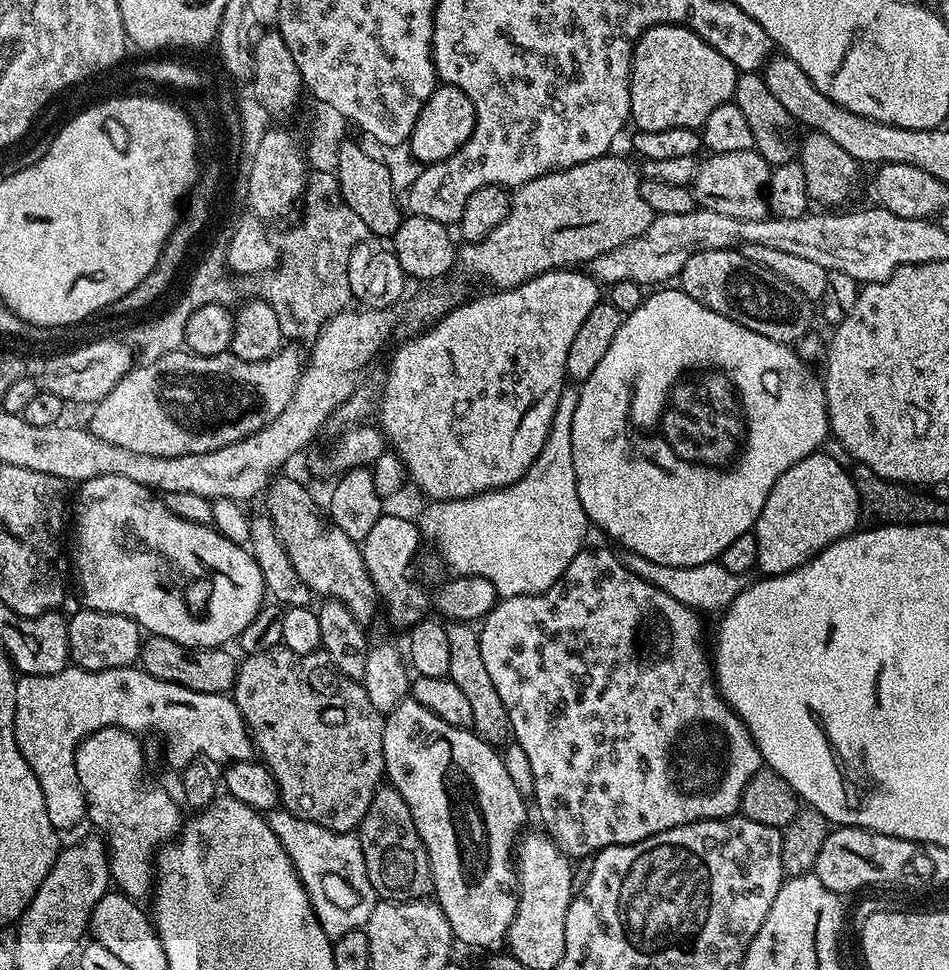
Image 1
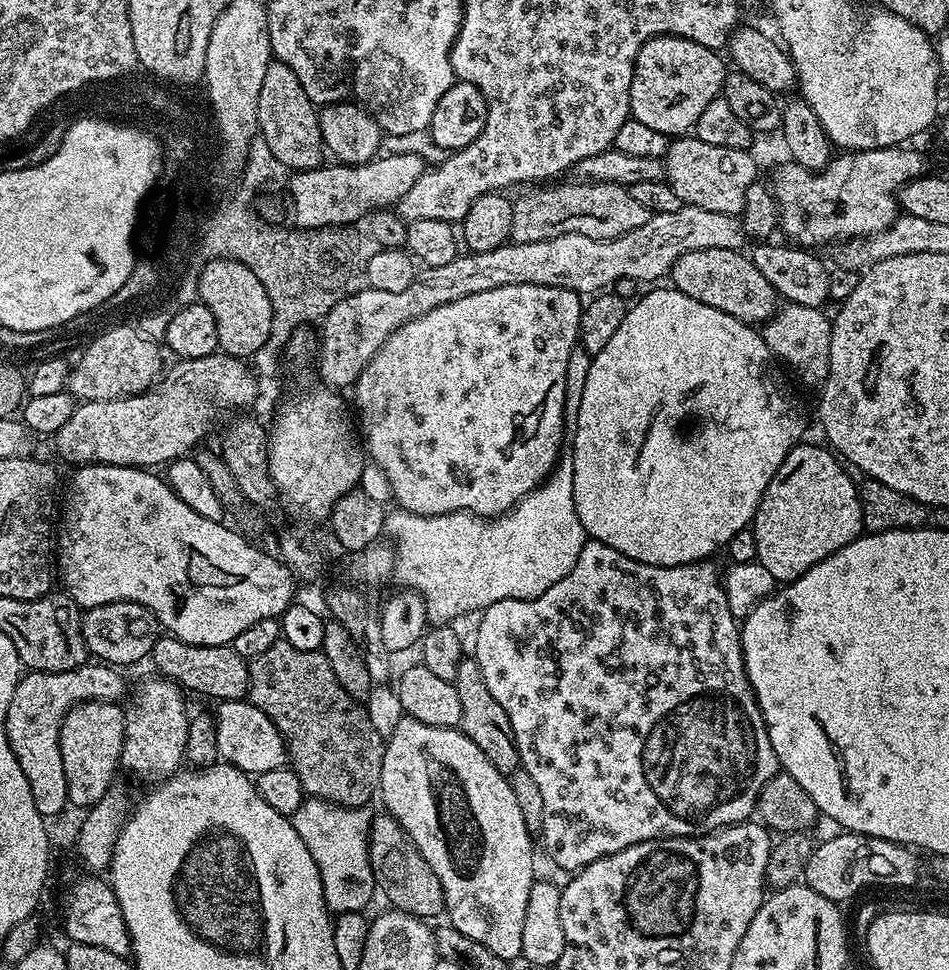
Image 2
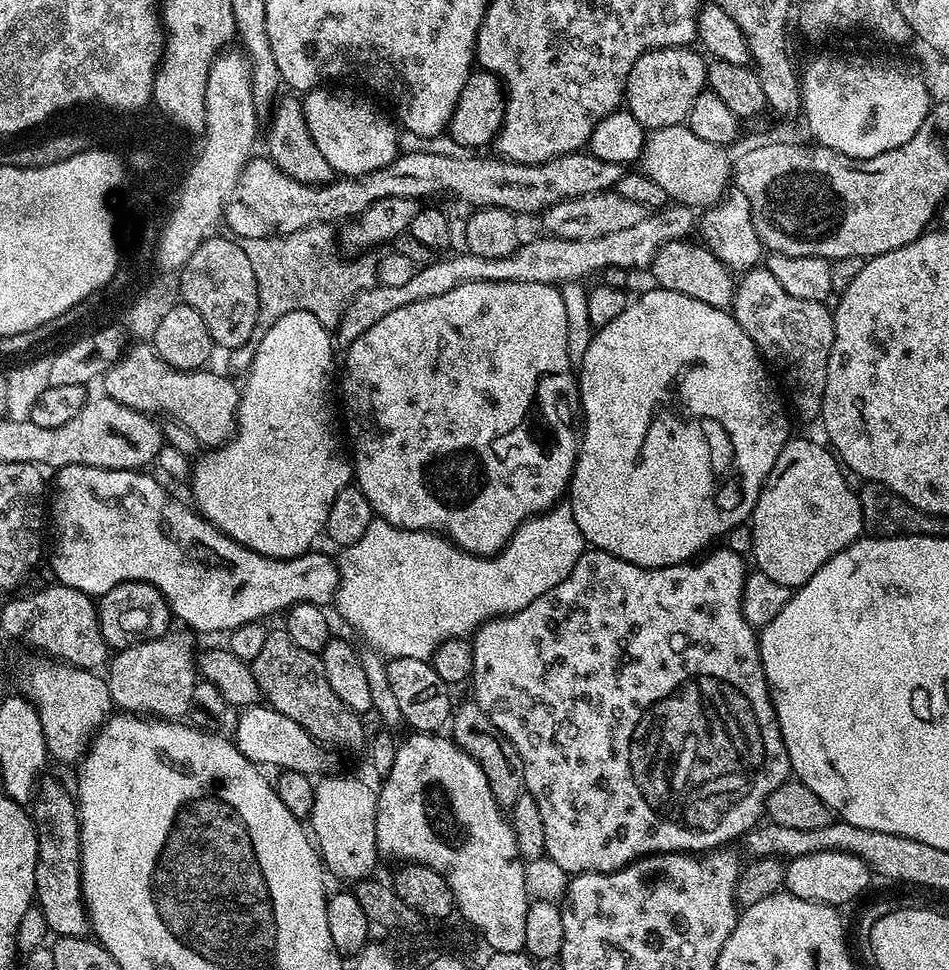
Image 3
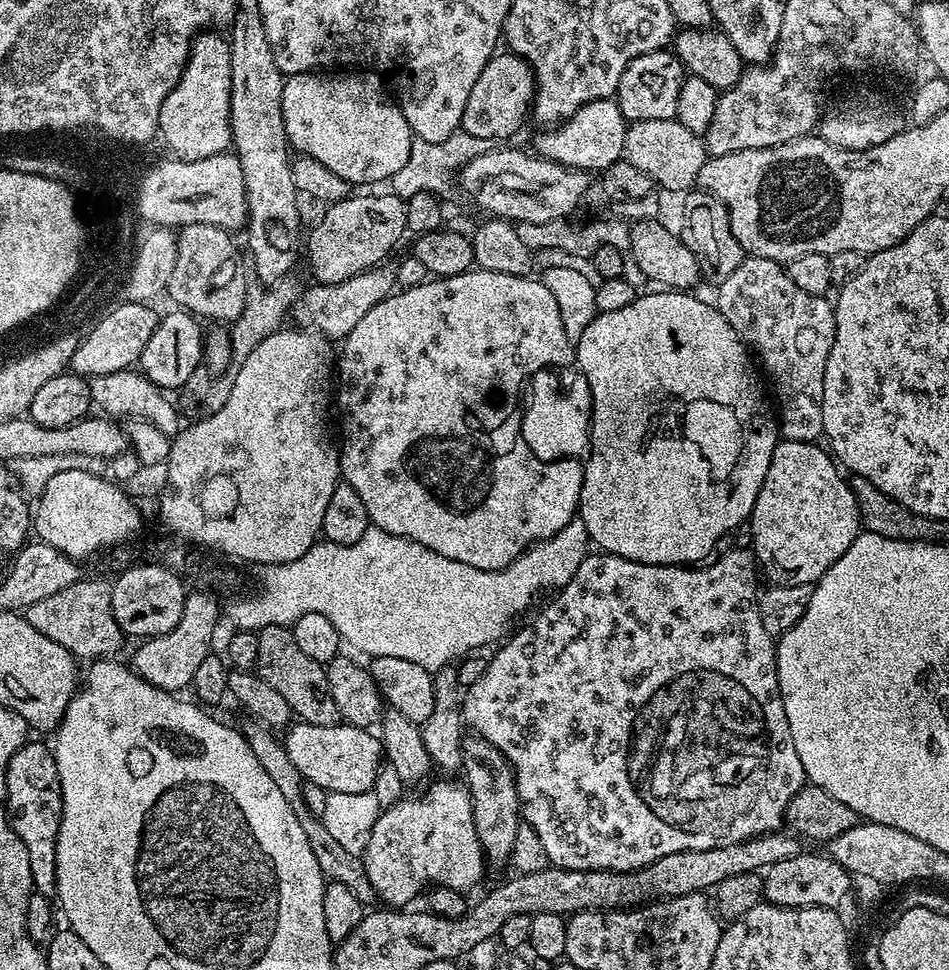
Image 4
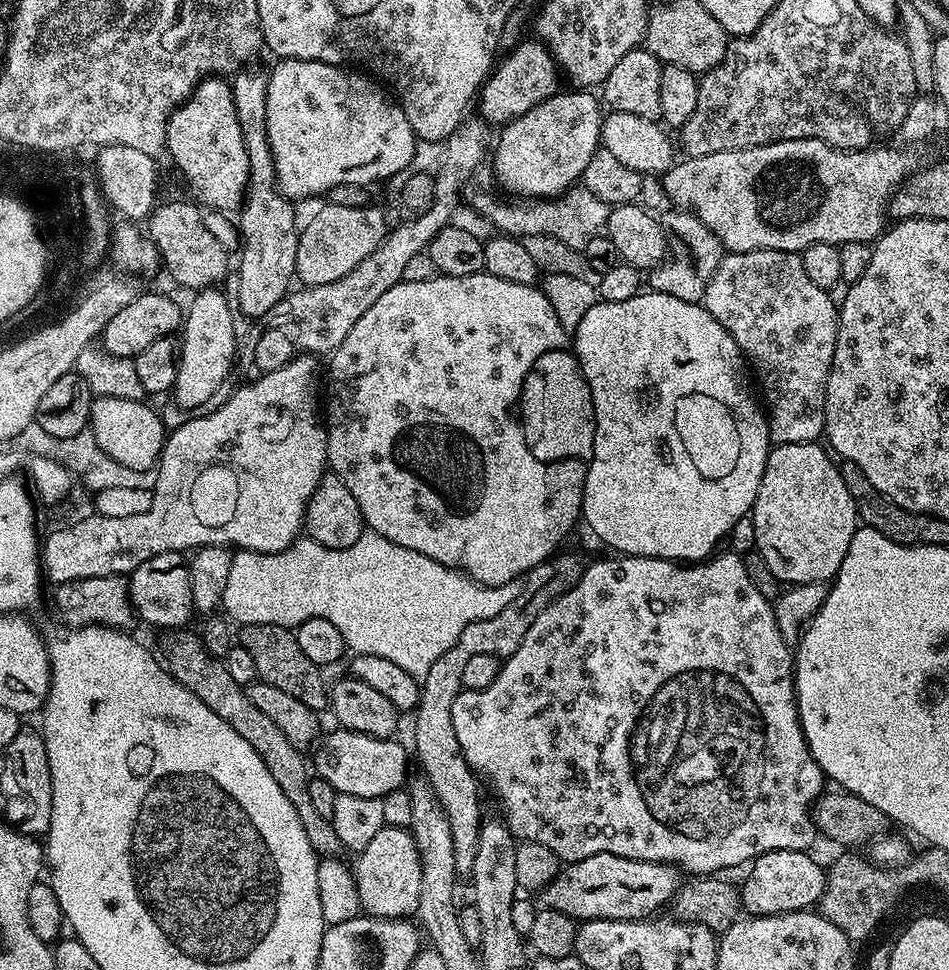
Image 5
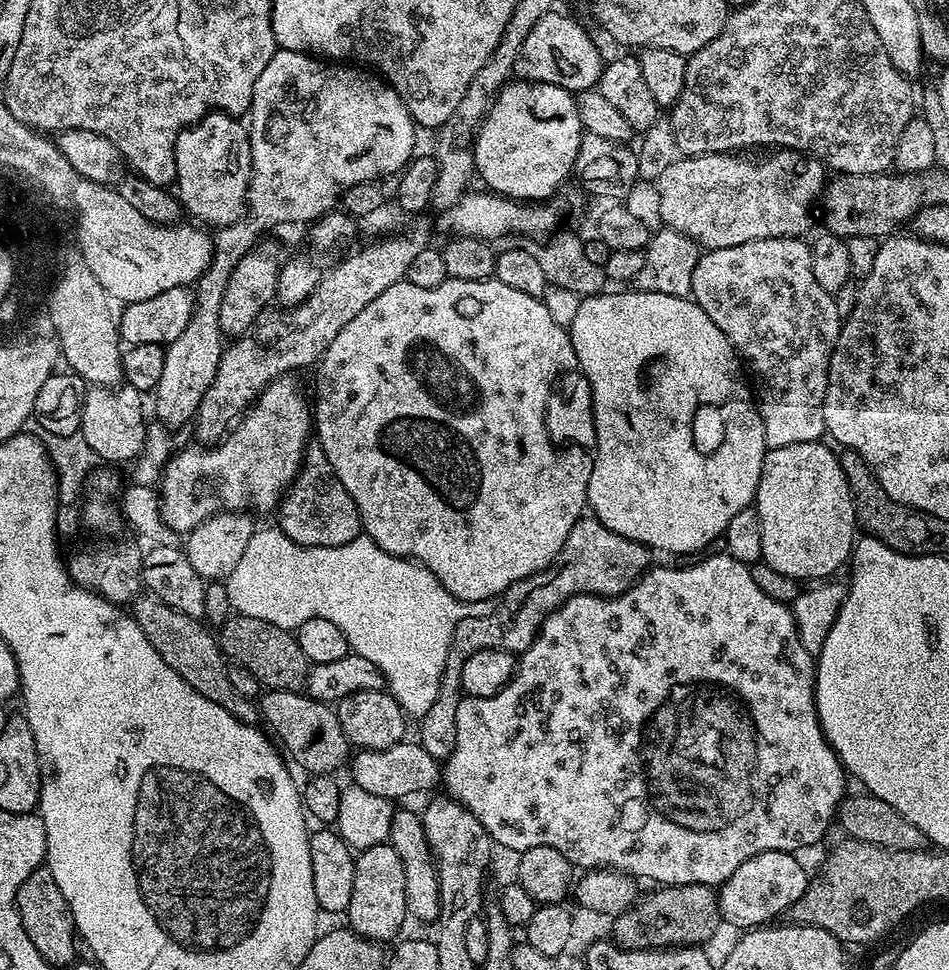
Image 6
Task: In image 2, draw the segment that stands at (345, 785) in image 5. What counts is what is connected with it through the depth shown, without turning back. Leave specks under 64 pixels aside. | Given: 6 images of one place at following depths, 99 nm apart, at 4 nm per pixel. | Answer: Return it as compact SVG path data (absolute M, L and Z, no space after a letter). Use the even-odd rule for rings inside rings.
M247 699L226 700L219 705L220 708L214 712L216 722L216 737L218 738L219 759L226 764L233 764L240 772L259 774L266 770L283 768L286 764L286 749L282 734Z

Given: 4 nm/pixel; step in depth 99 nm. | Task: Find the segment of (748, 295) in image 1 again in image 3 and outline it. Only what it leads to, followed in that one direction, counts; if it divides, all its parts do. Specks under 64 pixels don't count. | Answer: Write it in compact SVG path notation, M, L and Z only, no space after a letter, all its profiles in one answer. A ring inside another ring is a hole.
M685 238L671 240L662 246L650 265L650 273L656 279L653 281L666 290L686 294L686 298L698 298L698 302L706 302L706 306L731 309L732 299L736 296L737 277L707 246L703 243L691 244L692 242Z

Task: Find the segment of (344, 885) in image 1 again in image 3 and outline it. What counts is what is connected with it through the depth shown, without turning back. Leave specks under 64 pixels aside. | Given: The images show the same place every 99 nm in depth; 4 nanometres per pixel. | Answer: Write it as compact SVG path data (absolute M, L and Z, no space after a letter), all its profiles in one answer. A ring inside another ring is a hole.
M325 775L315 781L314 810L310 817L310 832L321 861L329 873L340 880L359 882L373 875L378 861L376 850L375 787L352 776ZM325 779L325 780L324 780ZM312 824L312 828L311 828ZM316 835L316 836L315 836Z

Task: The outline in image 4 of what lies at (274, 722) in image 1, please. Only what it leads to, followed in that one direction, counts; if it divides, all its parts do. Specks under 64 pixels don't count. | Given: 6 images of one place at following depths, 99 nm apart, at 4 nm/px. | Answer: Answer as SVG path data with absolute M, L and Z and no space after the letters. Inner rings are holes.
M271 624L256 633L258 638L258 662L255 673L262 677L282 698L286 698L286 706L290 706L293 717L305 724L326 726L340 720L338 706L334 706L334 698L330 698L328 673L325 665L314 662L294 642L291 627L282 624Z

